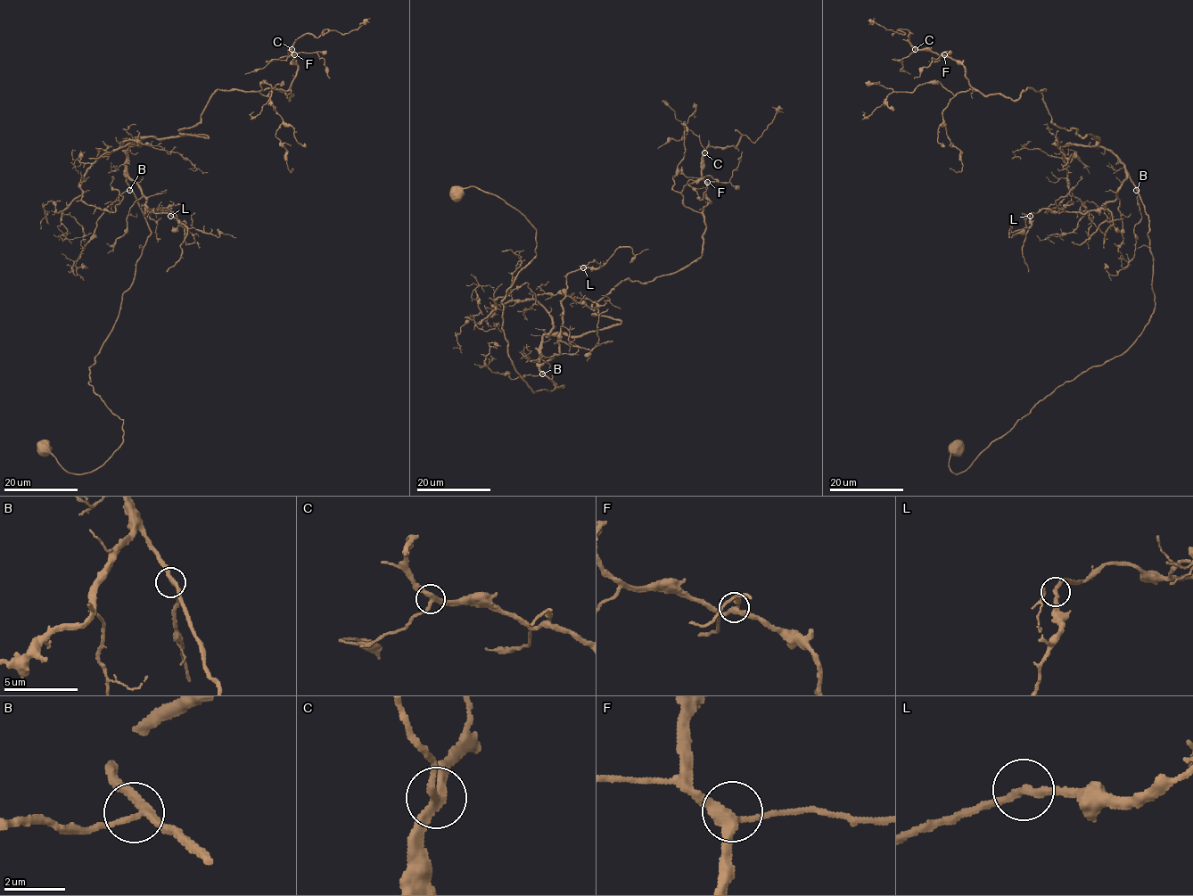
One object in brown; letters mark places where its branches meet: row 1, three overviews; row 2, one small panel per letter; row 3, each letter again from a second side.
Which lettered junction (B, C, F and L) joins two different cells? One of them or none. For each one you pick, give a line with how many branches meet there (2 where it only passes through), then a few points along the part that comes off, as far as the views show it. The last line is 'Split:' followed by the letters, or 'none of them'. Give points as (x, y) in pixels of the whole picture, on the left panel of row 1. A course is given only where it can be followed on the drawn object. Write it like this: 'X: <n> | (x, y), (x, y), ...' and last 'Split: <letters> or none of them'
Split: none of them

